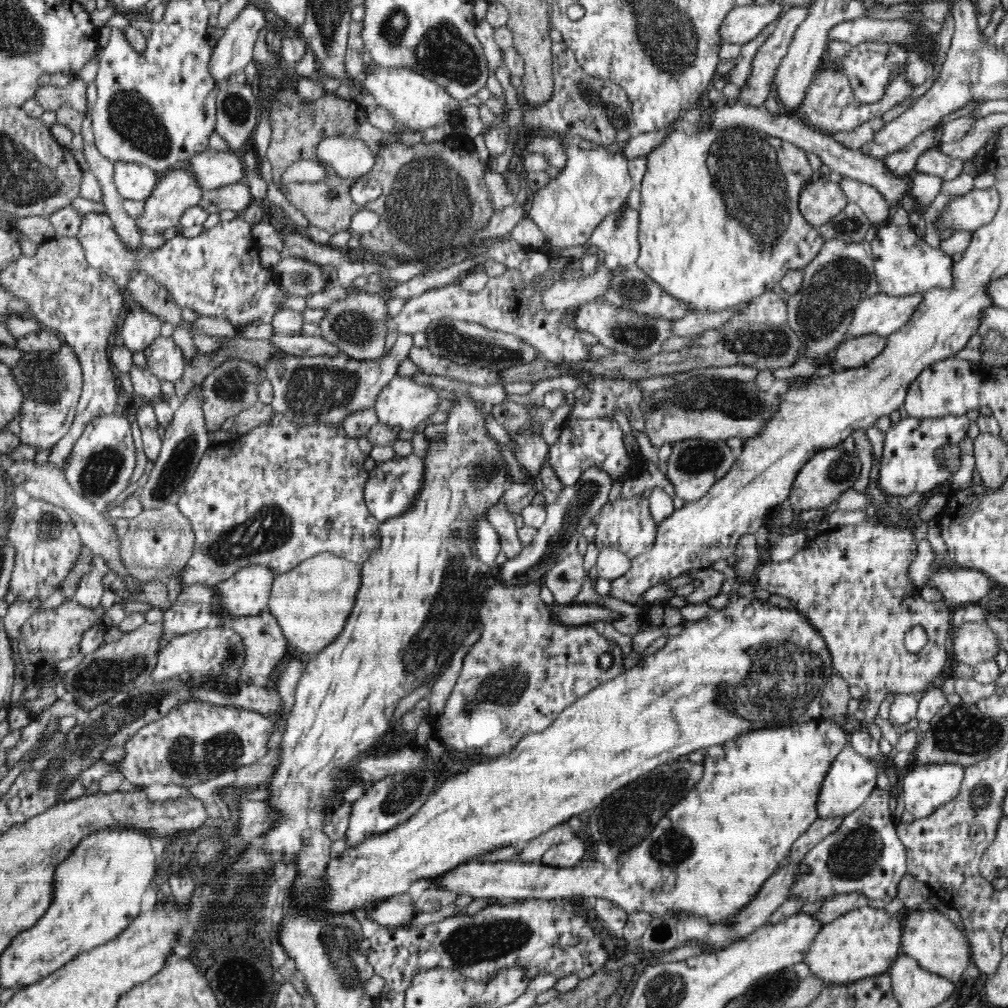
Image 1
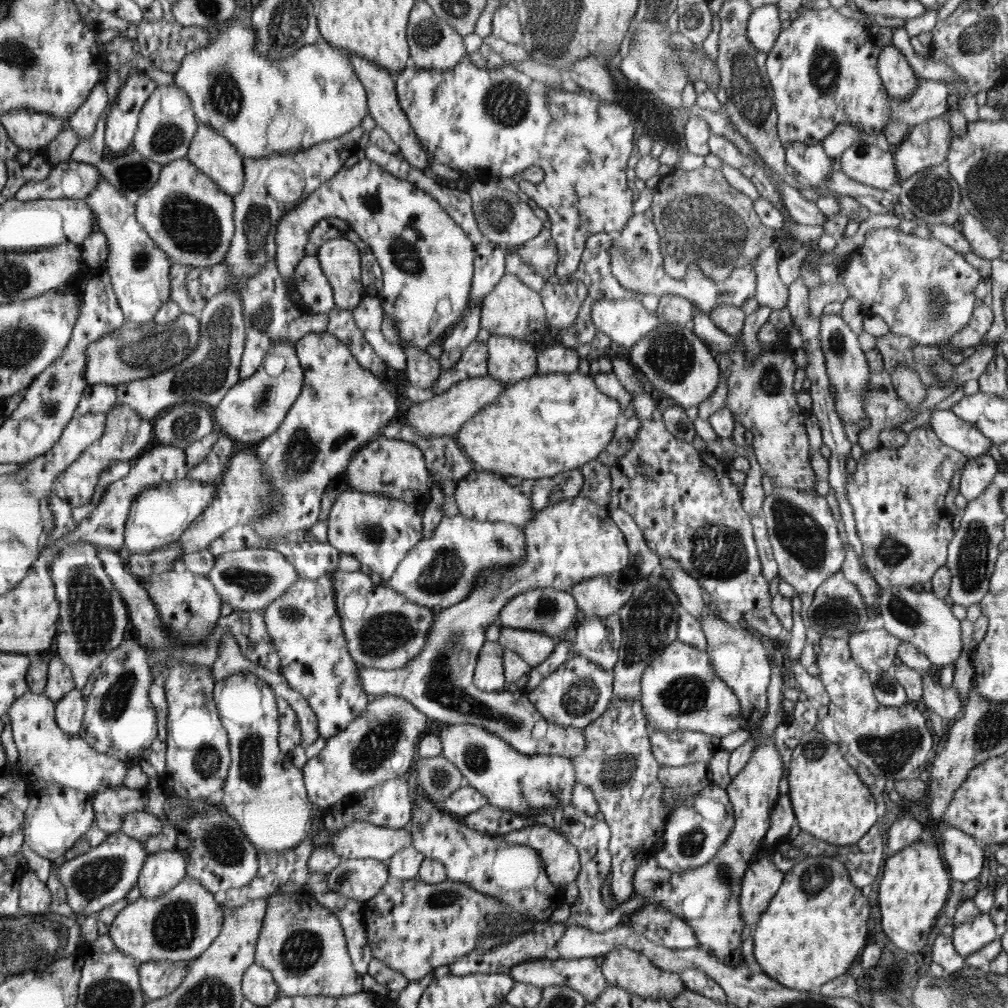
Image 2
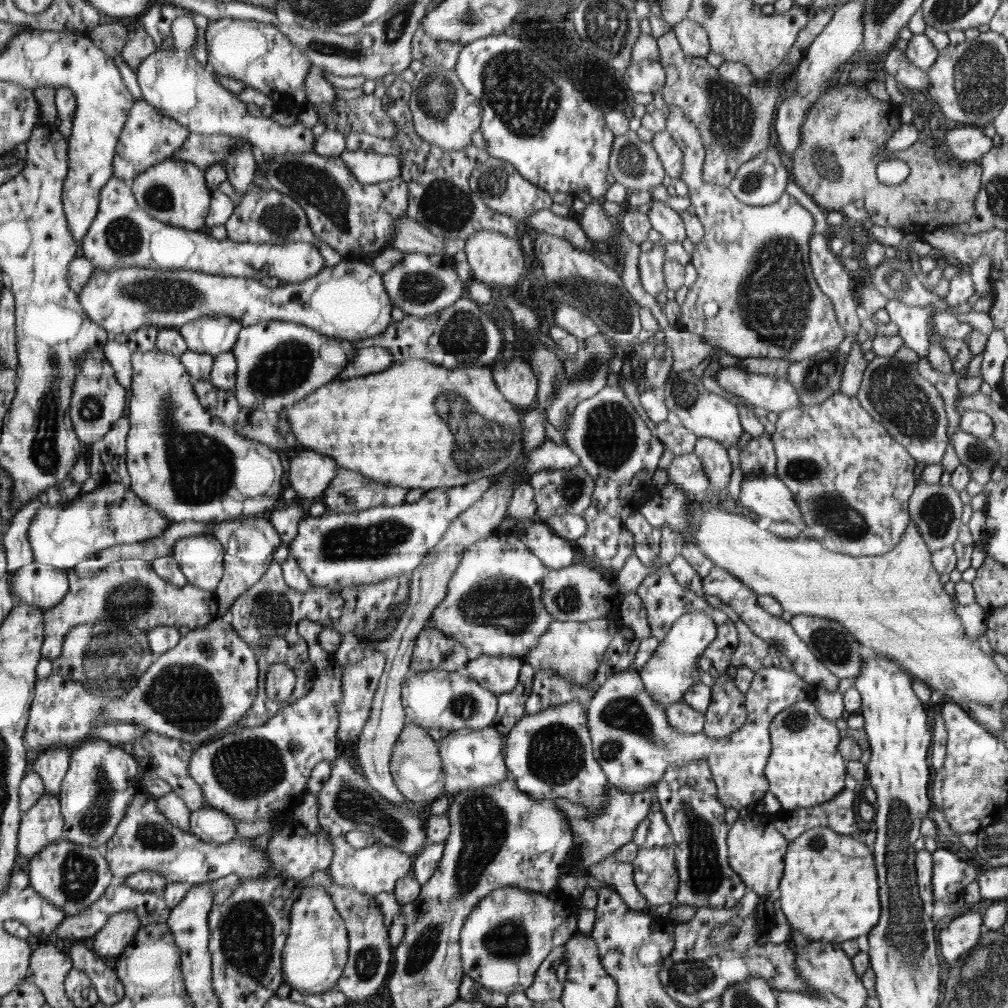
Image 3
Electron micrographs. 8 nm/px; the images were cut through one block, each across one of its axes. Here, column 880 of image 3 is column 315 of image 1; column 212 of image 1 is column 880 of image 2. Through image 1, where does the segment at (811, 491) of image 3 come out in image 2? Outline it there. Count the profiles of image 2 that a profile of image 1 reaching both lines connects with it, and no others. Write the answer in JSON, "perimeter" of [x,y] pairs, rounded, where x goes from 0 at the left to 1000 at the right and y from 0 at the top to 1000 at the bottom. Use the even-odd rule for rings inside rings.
{"perimeter":[[[922,421],[905,427],[900,439],[892,445],[873,442],[851,456],[849,468],[841,469],[839,495],[845,503],[849,528],[855,538],[856,554],[860,566],[873,583],[906,582],[925,575],[929,565],[939,560],[939,544],[946,532],[945,512],[939,508],[938,493],[942,486],[942,476],[959,456],[954,449],[936,440]]]}

